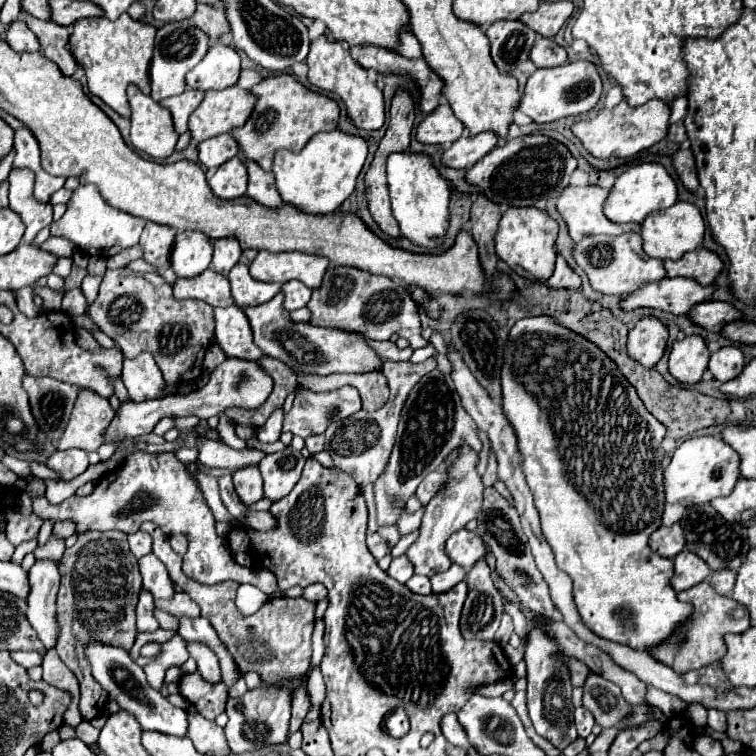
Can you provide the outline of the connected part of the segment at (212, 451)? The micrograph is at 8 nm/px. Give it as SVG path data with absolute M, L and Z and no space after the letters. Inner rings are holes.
M194 429L180 433L180 437L176 441L182 443L182 447L196 447L198 449L198 461L208 469L218 467L218 469L234 471L234 469L244 467L244 465L258 465L260 459L266 455L260 449L236 451L224 443L216 443L216 441L208 439L206 435L200 435Z

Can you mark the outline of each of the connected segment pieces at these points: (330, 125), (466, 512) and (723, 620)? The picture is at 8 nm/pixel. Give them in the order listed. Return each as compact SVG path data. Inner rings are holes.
M288 73L262 79L258 85L252 87L252 93L258 95L256 107L246 125L234 129L232 135L242 147L244 157L260 163L264 171L272 171L272 159L276 151L280 149L302 151L312 135L320 131L334 131L338 125L340 117L338 103L318 91L304 87Z
M462 445L460 455L454 463L454 467L448 471L448 475L452 477L452 483L448 483L428 505L426 505L426 513L422 517L422 531L420 537L416 539L416 543L410 545L410 549L406 551L408 559L414 565L414 573L418 575L426 575L432 577L434 573L446 571L450 569L450 559L444 553L444 543L450 537L450 533L466 527L466 523L470 519L474 519L478 515L478 509L482 507L482 493L484 493L484 485L480 481L480 475L476 473L474 465L476 465L478 455L468 447Z
M702 581L694 587L690 587L688 591L678 593L678 599L694 605L694 617L688 623L684 623L680 627L680 631L676 631L666 643L652 649L652 655L658 661L670 665L676 673L686 673L688 669L702 669L702 667L722 659L726 655L724 635L726 633L744 633L750 627L748 609L730 597L718 595L710 587L708 581Z

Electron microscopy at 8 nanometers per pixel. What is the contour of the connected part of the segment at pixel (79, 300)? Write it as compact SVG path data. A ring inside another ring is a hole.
M74 289L74 291L68 291L64 295L64 301L62 301L62 311L68 313L70 317L78 317L82 313L86 313L86 299L82 295L80 289Z

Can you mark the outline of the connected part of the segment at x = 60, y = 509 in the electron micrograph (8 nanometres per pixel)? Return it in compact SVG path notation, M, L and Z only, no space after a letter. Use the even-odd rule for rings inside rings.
M134 451L126 457L118 471L108 473L96 485L90 495L72 495L60 505L52 505L46 495L32 495L34 513L42 519L64 521L70 519L76 523L76 533L94 529L94 531L108 531L118 529L124 533L138 531L140 523L152 521L158 523L166 535L184 533L190 539L188 553L184 555L182 569L188 577L200 583L220 583L220 581L236 581L236 583L252 583L262 589L266 595L278 589L276 577L266 569L246 569L232 561L230 547L226 539L220 539L216 533L216 519L206 505L204 497L198 493L194 481L186 473L184 465L176 459L174 452L144 453Z

